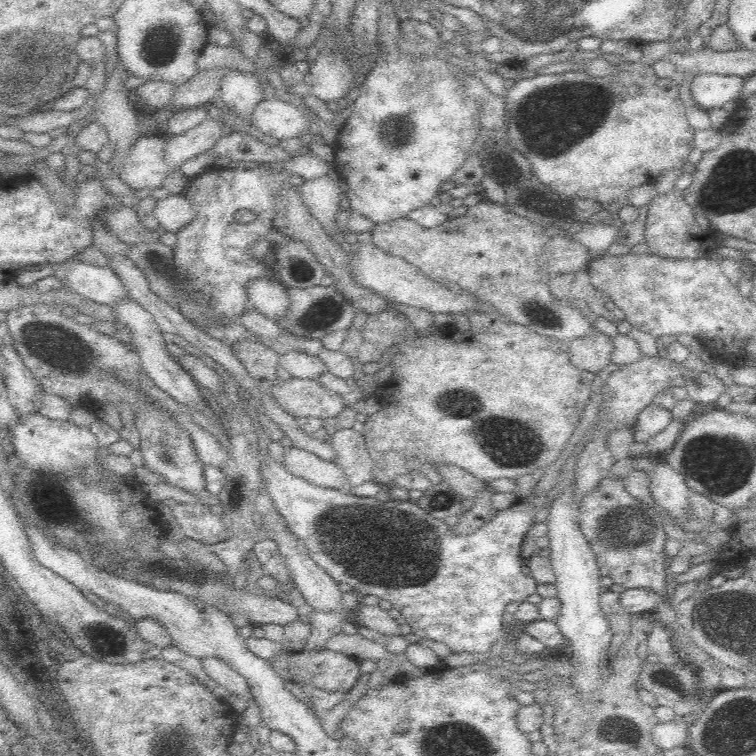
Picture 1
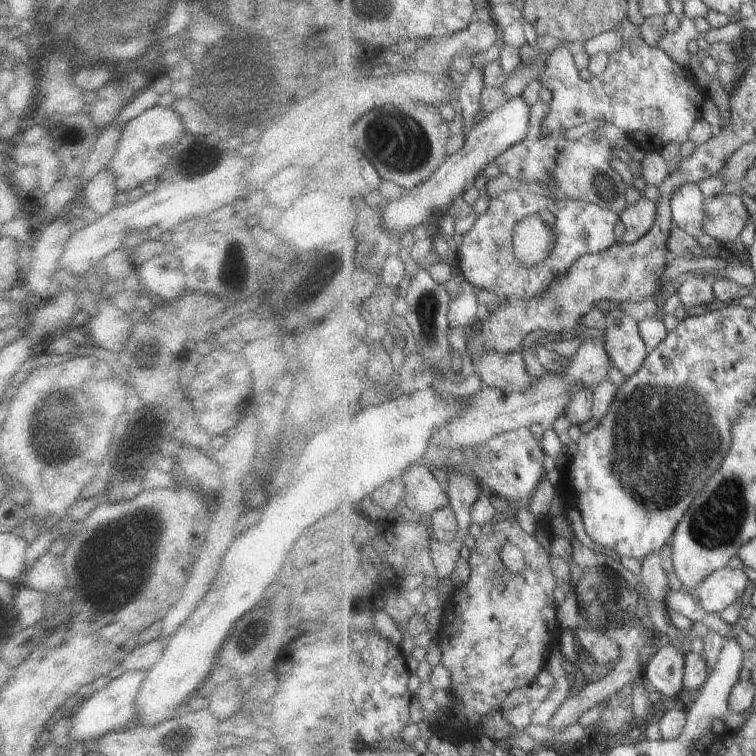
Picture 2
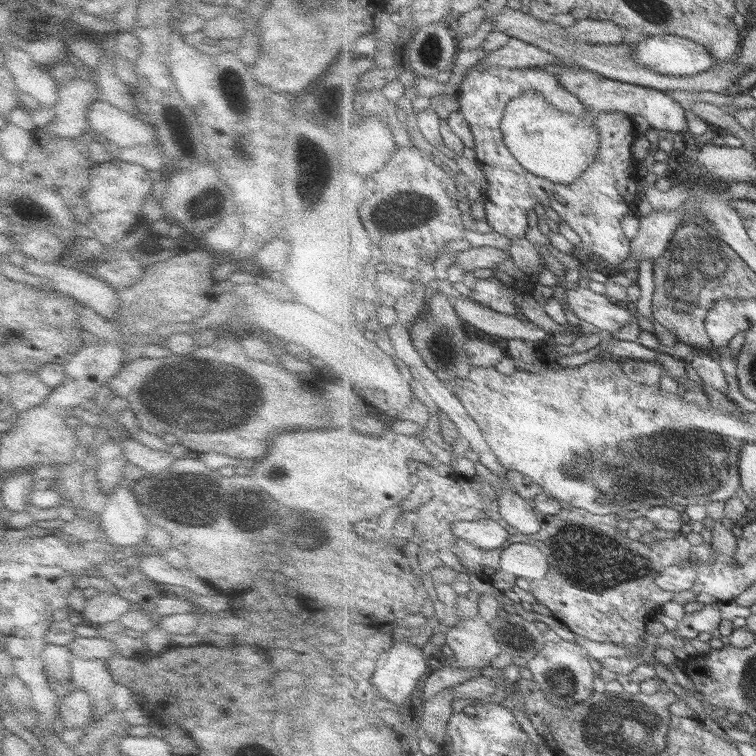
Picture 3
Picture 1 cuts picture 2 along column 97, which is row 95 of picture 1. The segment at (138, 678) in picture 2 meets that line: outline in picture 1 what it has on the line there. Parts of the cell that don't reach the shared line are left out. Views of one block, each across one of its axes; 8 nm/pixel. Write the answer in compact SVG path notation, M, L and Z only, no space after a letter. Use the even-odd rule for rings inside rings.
M698 74L687 84L692 100L700 108L708 111L737 102L744 81L745 77L740 76Z

